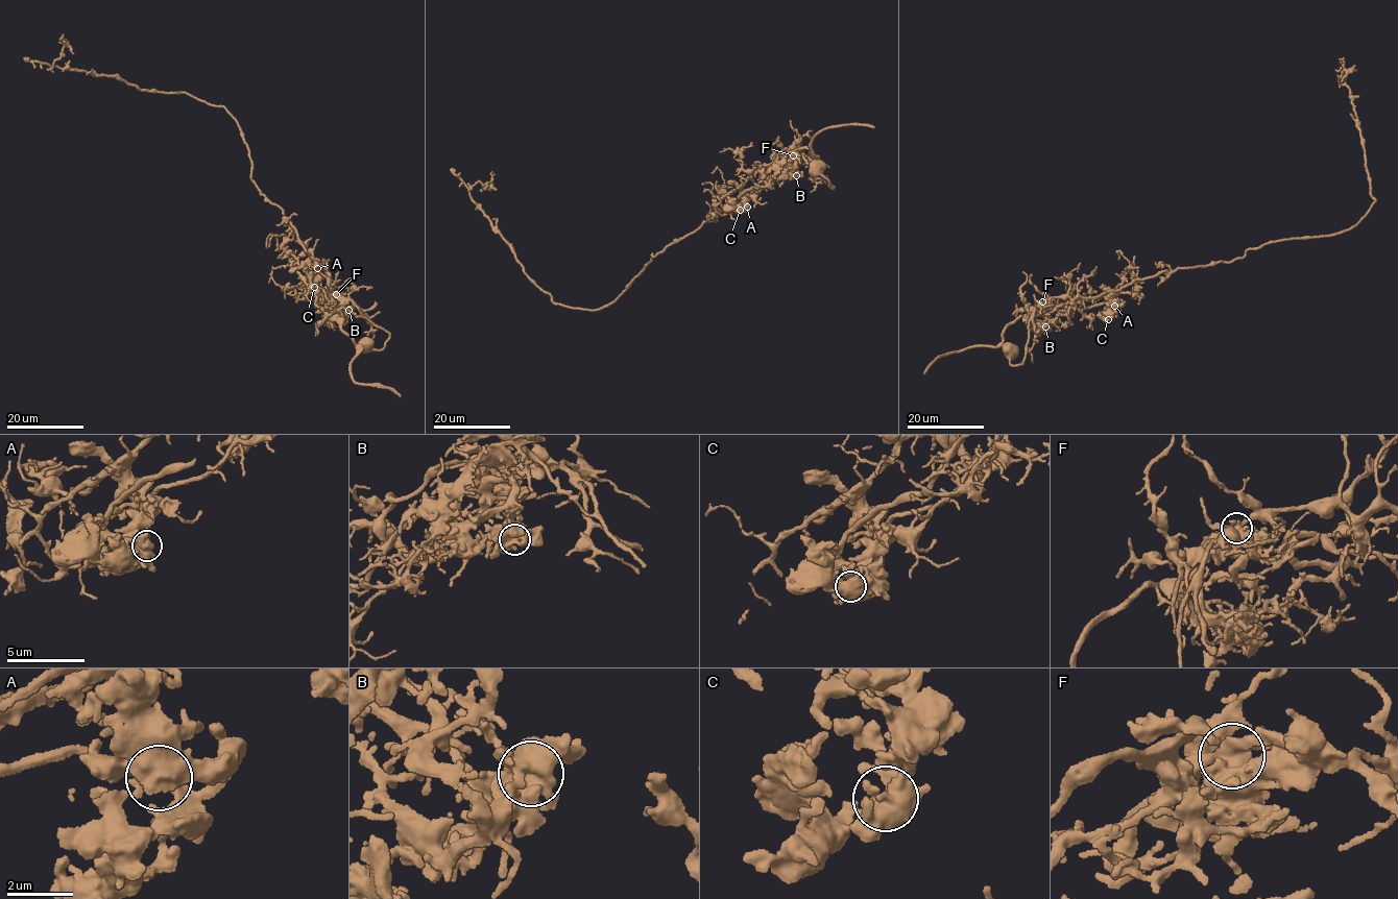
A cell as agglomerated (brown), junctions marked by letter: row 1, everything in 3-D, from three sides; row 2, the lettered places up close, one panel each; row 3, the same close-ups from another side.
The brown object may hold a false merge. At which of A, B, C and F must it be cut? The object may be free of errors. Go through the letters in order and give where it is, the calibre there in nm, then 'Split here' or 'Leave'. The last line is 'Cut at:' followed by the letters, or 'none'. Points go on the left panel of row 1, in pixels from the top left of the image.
A: Place: (317, 268). Thickness 550 nm. Leave
B: Place: (348, 310). Thickness 550 nm. Leave
C: Place: (314, 287). Thickness 600 nm. Leave
F: Place: (336, 294). Thickness 500 nm. Split here
Cut at: F

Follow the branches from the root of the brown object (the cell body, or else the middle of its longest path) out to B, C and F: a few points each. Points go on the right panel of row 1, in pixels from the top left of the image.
B: (1011, 349), (1011, 365), (1023, 362), (1028, 325), (1034, 312), (1029, 312), (1035, 323), (1045, 326)
C: (1011, 349), (1011, 365), (1023, 362), (1030, 318), (1038, 305), (1066, 311), (1106, 304), (1112, 306), (1108, 319)
F: (1011, 349), (1011, 365), (1023, 362), (1030, 318), (1042, 301)

